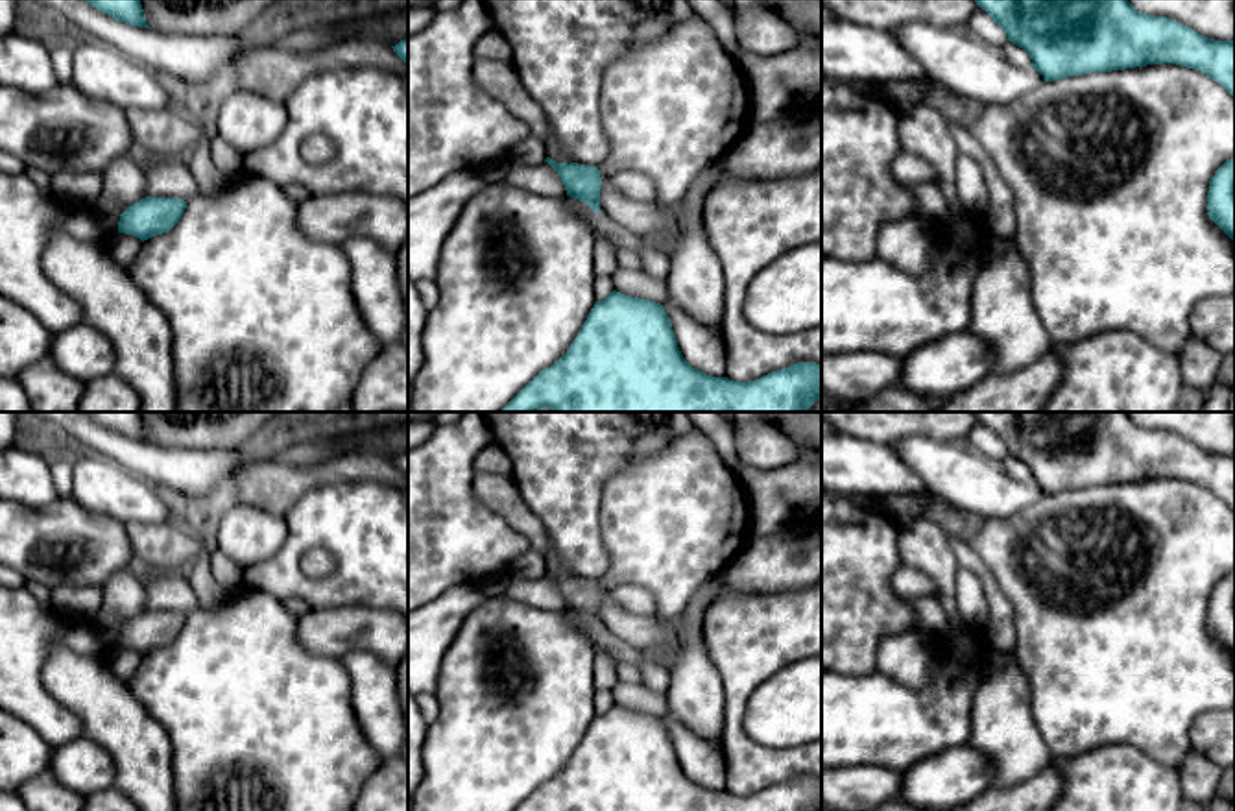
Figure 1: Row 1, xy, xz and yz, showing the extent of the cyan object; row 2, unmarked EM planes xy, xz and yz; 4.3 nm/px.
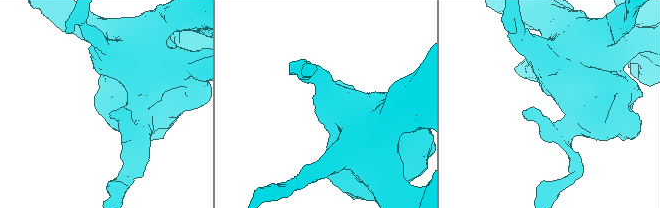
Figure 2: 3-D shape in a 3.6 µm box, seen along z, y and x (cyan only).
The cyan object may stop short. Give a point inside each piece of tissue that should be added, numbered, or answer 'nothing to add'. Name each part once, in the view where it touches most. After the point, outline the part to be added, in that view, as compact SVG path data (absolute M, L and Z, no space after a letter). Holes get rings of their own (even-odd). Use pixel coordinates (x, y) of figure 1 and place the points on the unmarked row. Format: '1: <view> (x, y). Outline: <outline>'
nothing to add

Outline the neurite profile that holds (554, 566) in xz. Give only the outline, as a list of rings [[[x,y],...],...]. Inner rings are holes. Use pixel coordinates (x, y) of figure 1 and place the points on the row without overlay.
[[[550,538],[546,543],[545,562],[546,562],[546,571],[550,571],[552,575],[567,578],[574,576],[574,573],[561,563],[558,549]]]

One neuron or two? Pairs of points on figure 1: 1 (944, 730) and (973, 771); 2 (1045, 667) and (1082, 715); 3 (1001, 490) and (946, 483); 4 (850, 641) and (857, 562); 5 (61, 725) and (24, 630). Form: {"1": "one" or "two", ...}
{"1": "two", "2": "one", "3": "one", "4": "one", "5": "one"}

